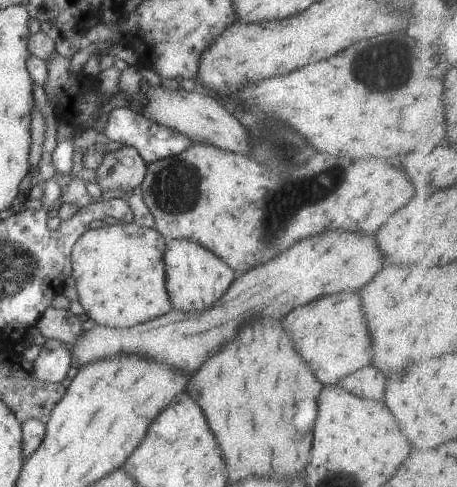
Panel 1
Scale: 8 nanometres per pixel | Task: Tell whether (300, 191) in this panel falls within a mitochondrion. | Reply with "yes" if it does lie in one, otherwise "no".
yes

